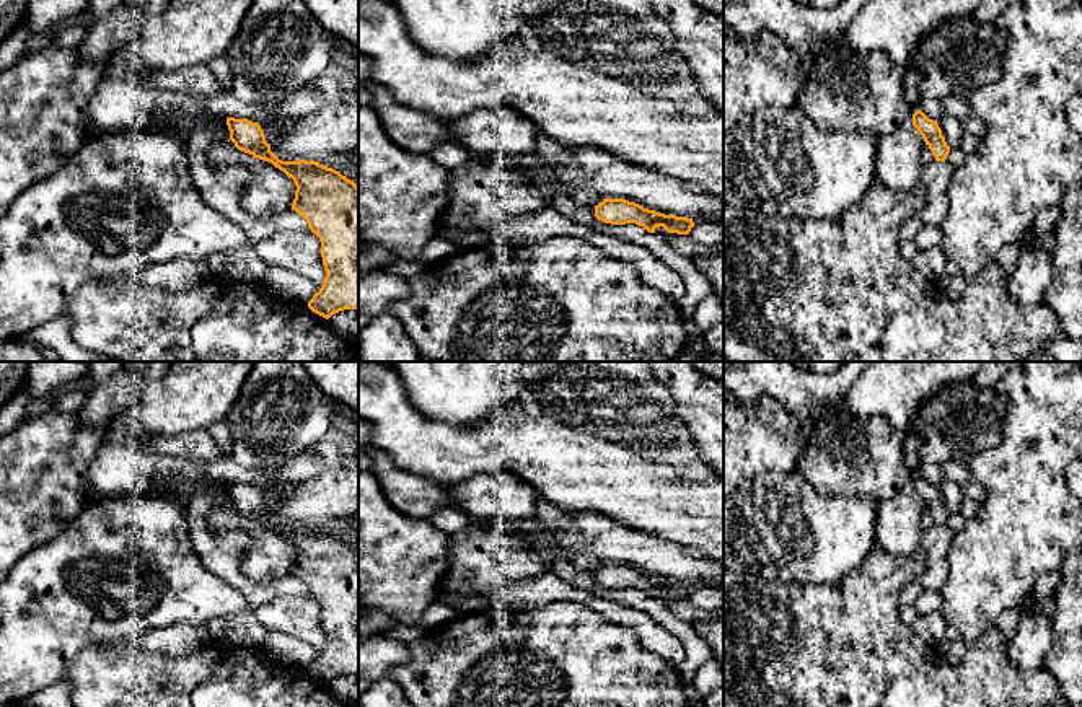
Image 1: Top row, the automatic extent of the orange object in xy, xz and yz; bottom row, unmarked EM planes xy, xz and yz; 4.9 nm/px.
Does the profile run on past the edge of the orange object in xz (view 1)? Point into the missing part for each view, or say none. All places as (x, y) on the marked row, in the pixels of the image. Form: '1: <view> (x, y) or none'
1: none

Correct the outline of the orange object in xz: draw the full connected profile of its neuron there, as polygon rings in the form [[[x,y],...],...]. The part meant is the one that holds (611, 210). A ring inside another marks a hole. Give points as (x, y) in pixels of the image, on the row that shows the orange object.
[[[603,199],[595,205],[595,217],[611,225],[636,223],[649,233],[655,233],[657,226],[663,226],[668,233],[689,235],[694,226],[693,218],[665,215],[626,199]]]

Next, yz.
[[[917,109],[913,114],[913,125],[922,135],[935,161],[945,161],[950,153],[950,147],[947,145],[937,121],[929,119],[921,109]]]

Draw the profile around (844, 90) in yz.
[[[834,47],[813,59],[808,78],[802,81],[795,104],[818,129],[865,130],[882,137],[909,122],[911,109],[903,86],[904,70],[882,50],[857,54],[847,47]]]

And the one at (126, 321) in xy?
[[[212,277],[189,290],[153,290],[134,282],[90,279],[65,303],[72,318],[70,336],[81,349],[116,362],[358,362],[358,347],[341,337],[328,319],[308,305],[267,301],[262,283]]]

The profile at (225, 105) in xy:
[[[223,90],[209,98],[197,98],[204,112],[220,117],[248,119],[259,125],[277,124],[279,132],[285,127],[285,121],[274,111],[274,108],[249,104],[235,98],[230,91]]]

